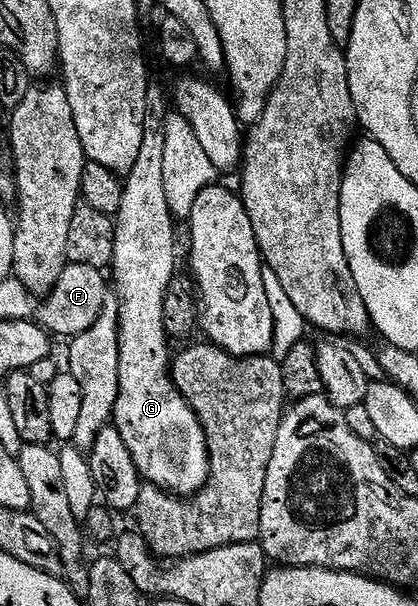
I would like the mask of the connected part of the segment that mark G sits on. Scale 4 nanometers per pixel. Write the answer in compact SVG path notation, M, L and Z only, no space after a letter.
M150 77L139 157L124 177L120 206L114 217L115 254L111 280L115 282L115 299L120 306L120 340L119 396L111 424L123 434L123 442L127 442L127 450L131 450L131 458L144 483L175 496L192 498L209 477L209 447L201 420L178 392L170 376L170 341L163 326L164 295L177 274L177 224L167 202L163 179L165 119L168 115L165 90L157 77Z

